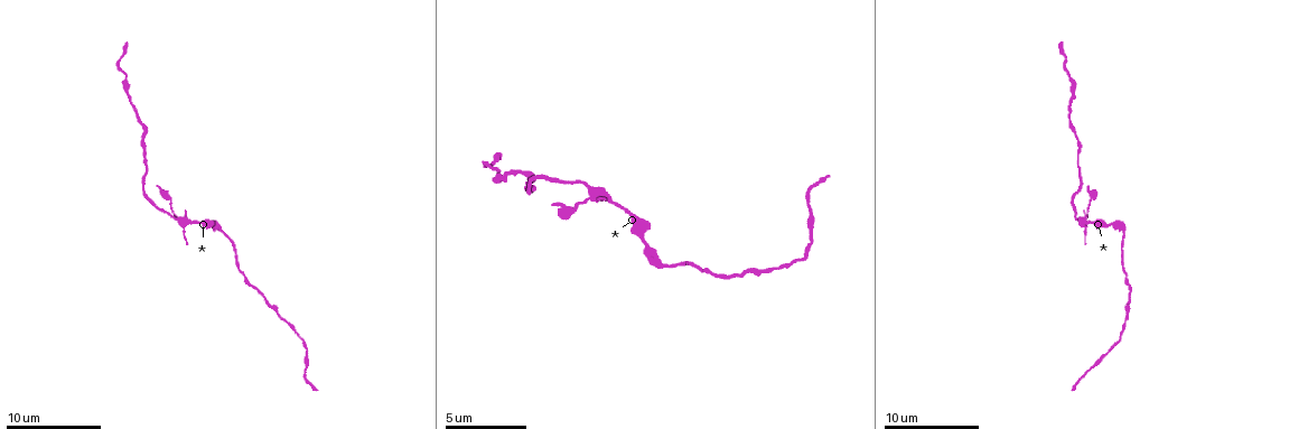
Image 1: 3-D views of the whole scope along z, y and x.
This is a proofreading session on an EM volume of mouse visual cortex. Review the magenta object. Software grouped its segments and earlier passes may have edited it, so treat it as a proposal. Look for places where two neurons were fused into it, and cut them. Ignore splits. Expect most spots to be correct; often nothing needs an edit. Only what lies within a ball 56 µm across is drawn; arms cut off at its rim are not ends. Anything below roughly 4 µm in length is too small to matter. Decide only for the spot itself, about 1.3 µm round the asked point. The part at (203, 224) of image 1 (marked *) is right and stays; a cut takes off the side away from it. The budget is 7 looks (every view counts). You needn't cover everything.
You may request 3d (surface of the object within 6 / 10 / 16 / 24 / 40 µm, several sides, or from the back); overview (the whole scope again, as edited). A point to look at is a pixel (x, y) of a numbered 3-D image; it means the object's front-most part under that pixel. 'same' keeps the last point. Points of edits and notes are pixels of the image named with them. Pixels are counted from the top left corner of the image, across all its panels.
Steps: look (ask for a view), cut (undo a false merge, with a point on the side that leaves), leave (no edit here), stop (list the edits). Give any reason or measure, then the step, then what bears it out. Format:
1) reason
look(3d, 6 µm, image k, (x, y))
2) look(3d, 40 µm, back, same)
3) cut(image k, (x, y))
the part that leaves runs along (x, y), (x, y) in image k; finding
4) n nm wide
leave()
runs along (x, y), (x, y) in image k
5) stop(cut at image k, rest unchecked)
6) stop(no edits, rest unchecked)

sudden change in width
look(3d, 10 µm, image 1, (222, 232))

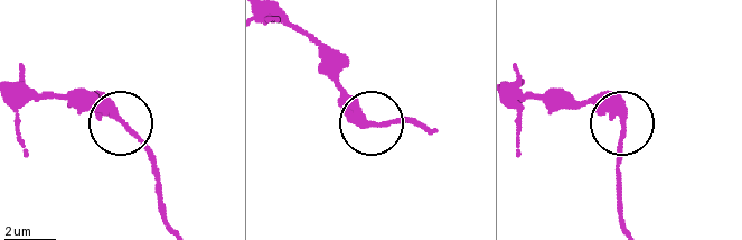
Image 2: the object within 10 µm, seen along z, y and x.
look(3d, 6 µm, image 2, (371, 122))

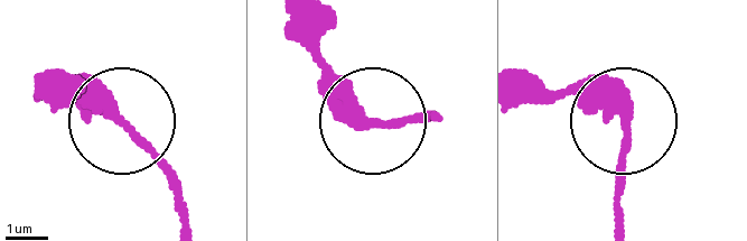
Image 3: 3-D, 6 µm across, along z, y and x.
leave()
continuous, no second neuron

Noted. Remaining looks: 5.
thin neck
look(3d, 16 µm, image 1, (795, 260))

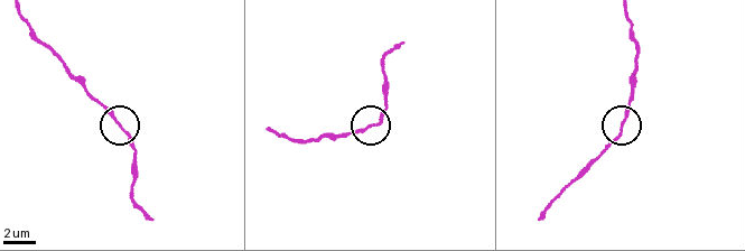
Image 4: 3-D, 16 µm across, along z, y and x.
look(3d, 16 µm, back, image 4, (624, 126))

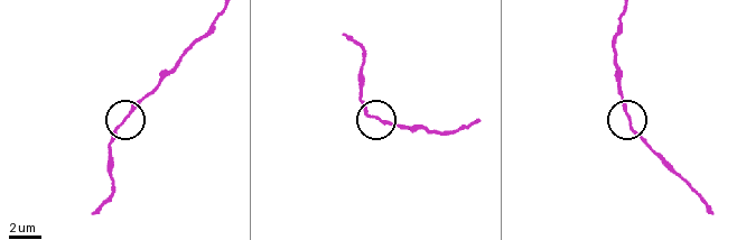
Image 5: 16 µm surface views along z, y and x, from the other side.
leave()
runs along (479, 121), (439, 134), (403, 129), (376, 119), (360, 99) in image 5; one neuron here

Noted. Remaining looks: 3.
sudden change in width
look(3d, 16 µm, image 1, (1127, 275))

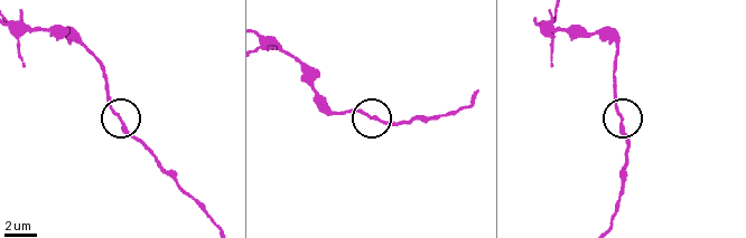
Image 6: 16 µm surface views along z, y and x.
look(3d, 6 µm, image 6, (367, 113))

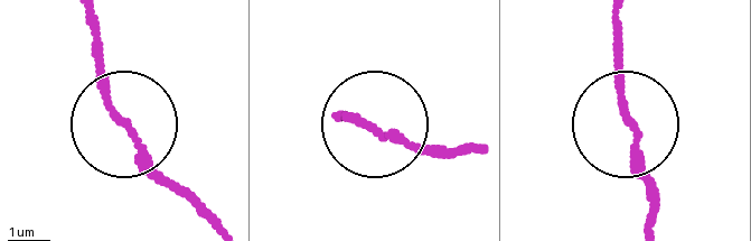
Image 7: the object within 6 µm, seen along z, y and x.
180 nm wide
leave()
all the same neuron

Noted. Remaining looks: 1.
stop(no edits, rest unchecked)

